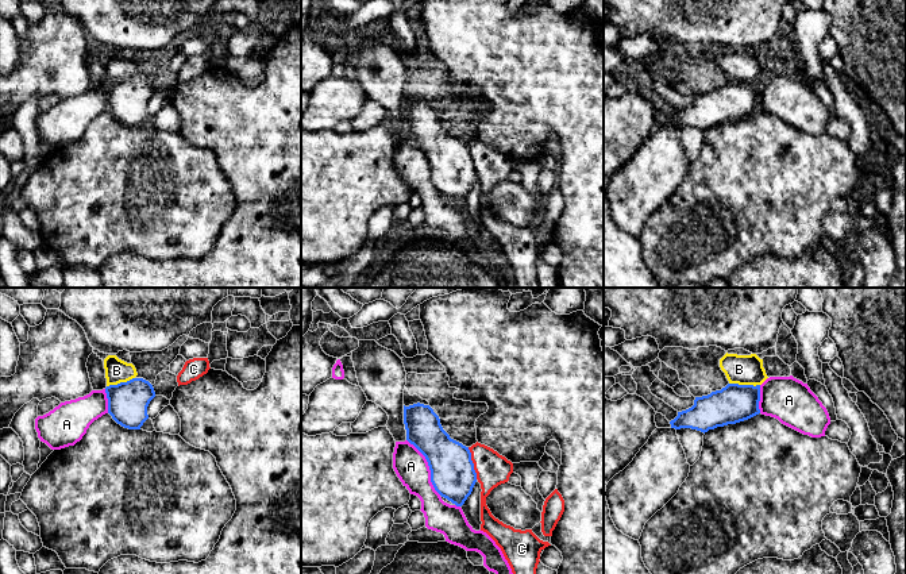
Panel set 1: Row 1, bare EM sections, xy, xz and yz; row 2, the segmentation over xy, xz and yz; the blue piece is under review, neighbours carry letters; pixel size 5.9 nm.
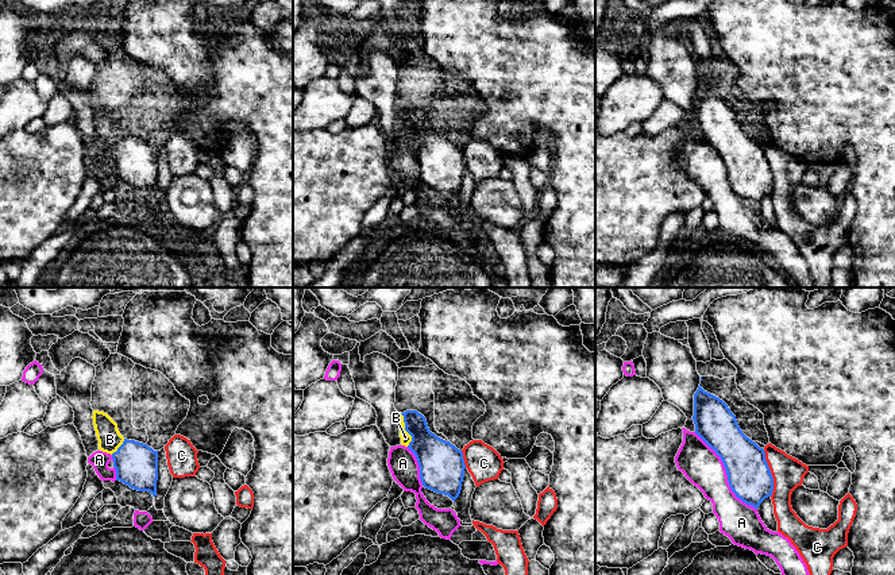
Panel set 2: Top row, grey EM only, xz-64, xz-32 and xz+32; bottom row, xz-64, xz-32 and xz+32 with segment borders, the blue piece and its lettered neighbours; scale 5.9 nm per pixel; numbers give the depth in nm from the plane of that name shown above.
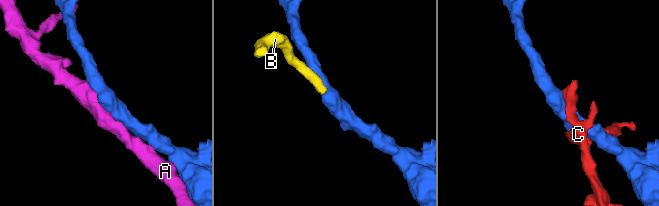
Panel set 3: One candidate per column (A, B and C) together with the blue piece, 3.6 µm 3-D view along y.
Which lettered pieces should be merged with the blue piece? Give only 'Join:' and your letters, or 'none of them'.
Join: B

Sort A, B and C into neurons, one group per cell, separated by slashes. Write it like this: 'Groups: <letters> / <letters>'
Groups: A / B / C

